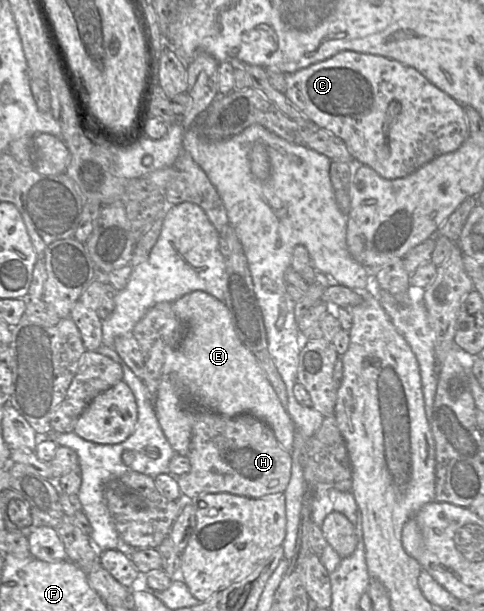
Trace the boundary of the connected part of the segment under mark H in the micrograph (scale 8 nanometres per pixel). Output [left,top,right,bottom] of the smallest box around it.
[177,409,291,498]

